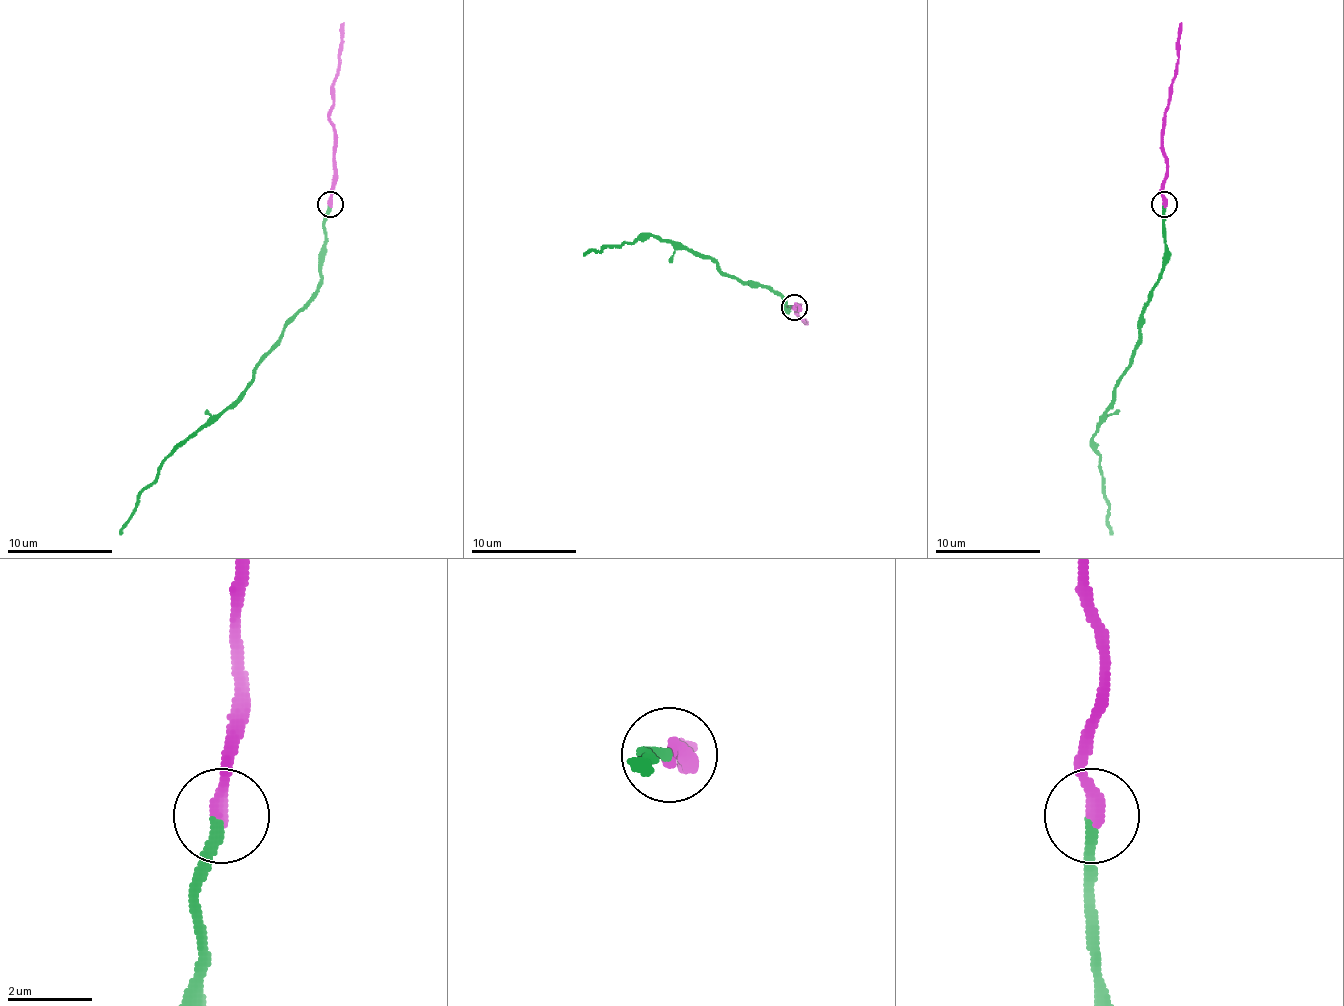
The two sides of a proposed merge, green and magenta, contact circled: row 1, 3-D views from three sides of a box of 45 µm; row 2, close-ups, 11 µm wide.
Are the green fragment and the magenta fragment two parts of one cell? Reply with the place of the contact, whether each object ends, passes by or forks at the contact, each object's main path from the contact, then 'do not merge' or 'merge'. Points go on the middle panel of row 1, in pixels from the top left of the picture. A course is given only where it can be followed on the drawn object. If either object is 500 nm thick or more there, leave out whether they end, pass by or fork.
at (794, 307); green ends there; magenta ends there; green runs (795, 306), (787, 309), (779, 296), (729, 277), (713, 261), (650, 235), (584, 256); magenta runs (795, 306), (800, 306), (795, 309), (808, 325); merge

